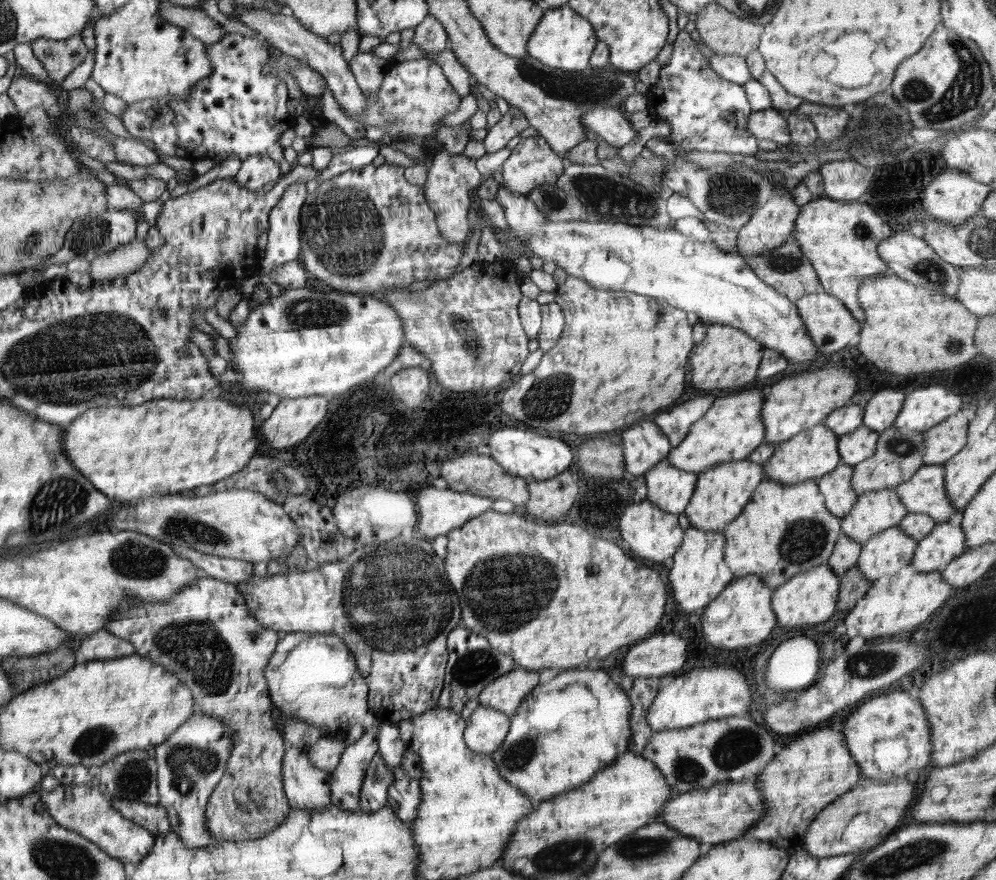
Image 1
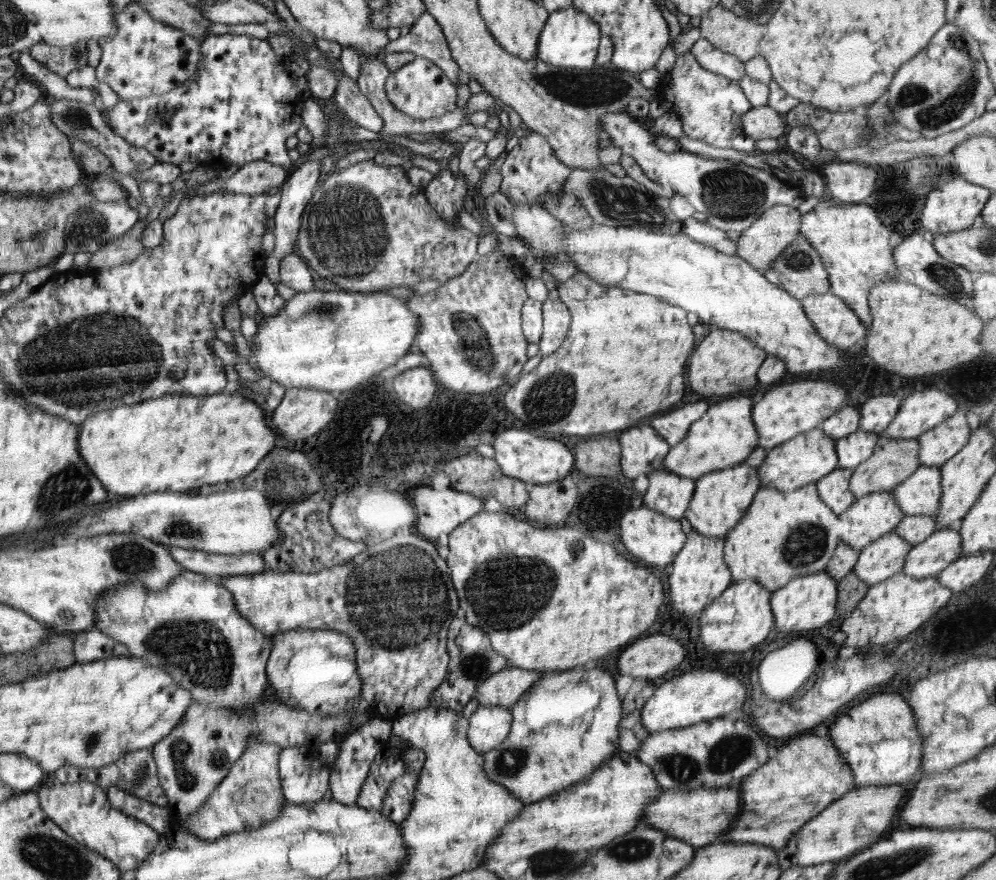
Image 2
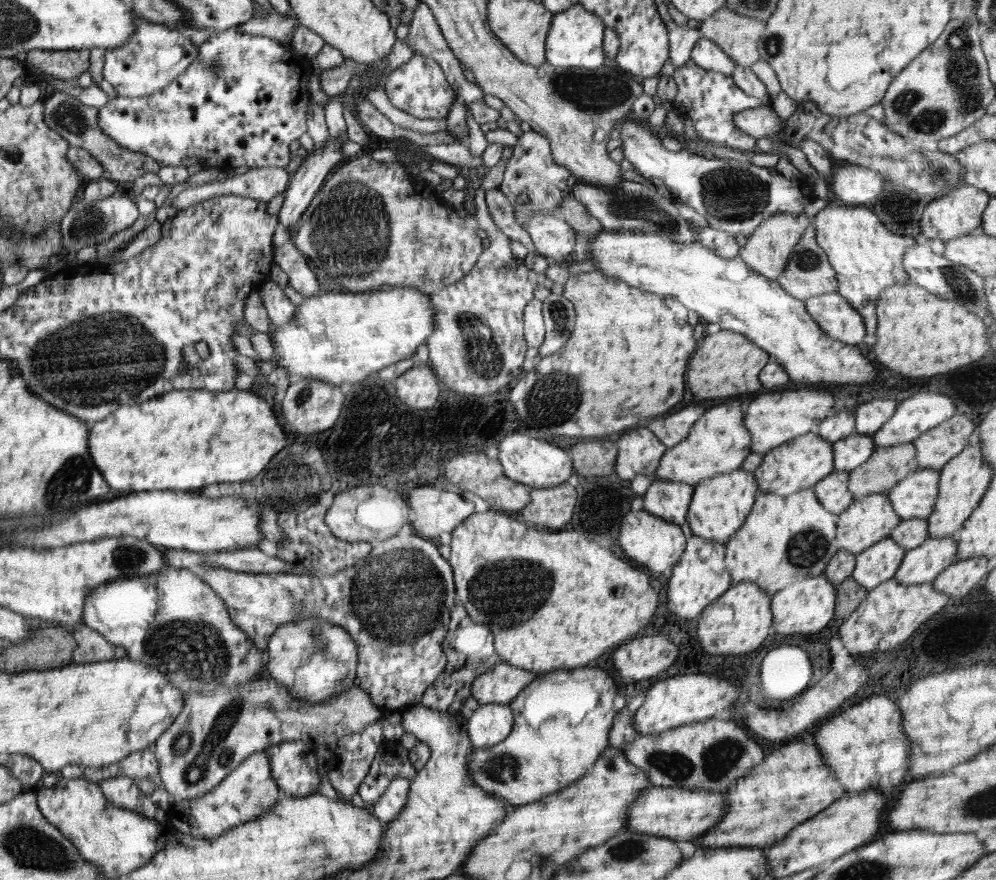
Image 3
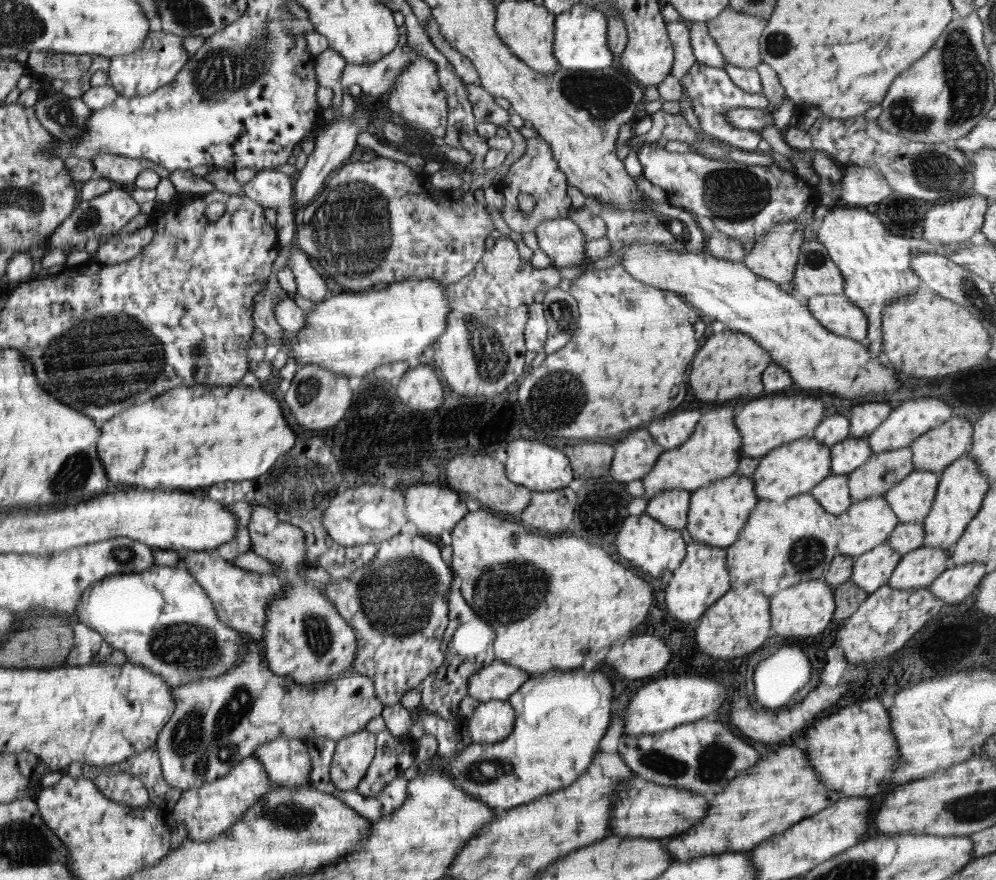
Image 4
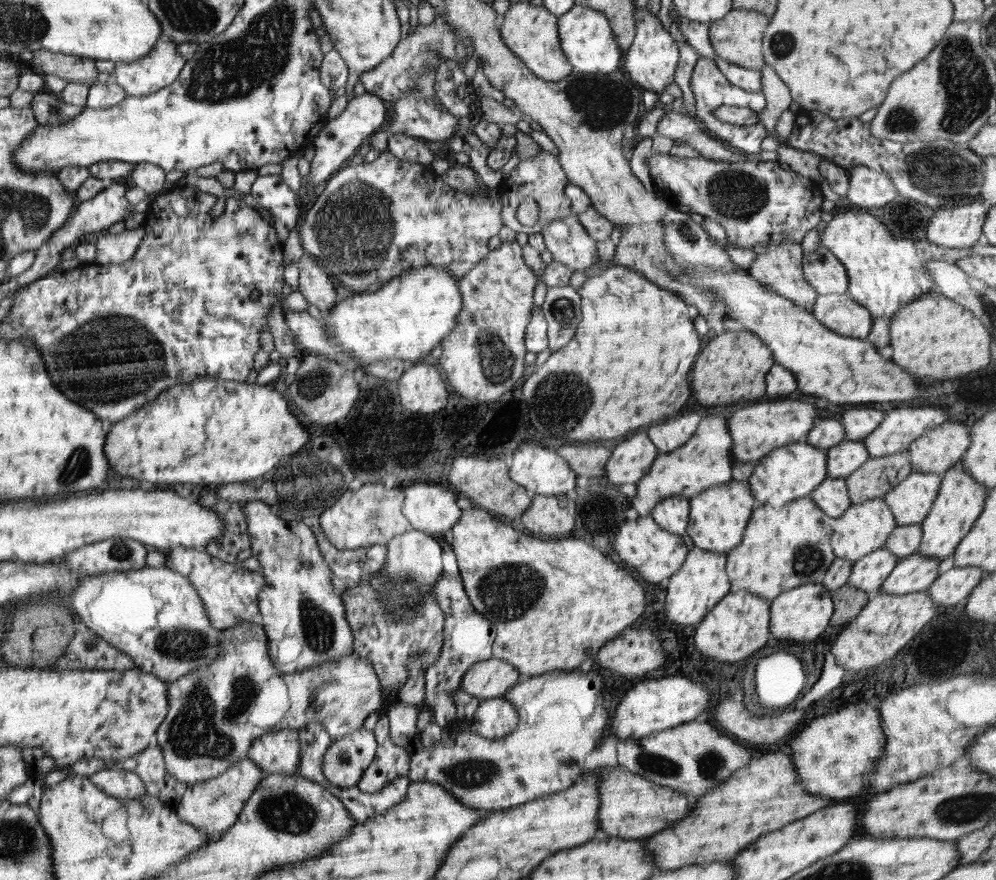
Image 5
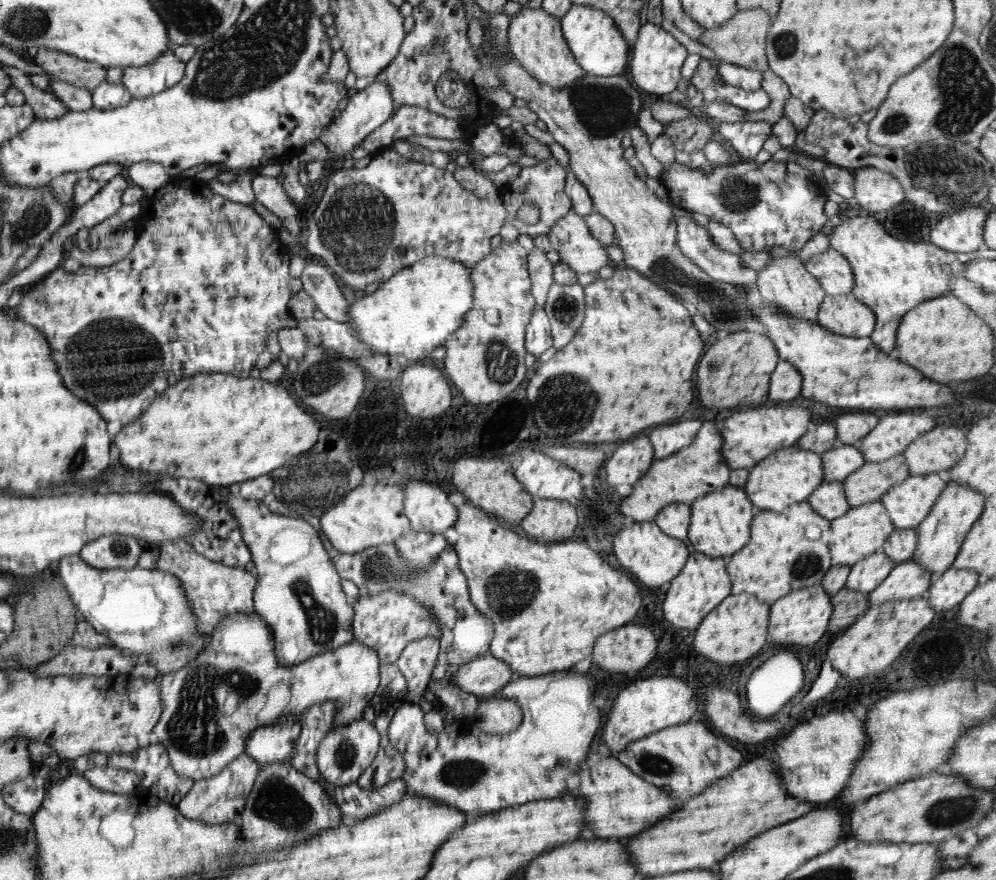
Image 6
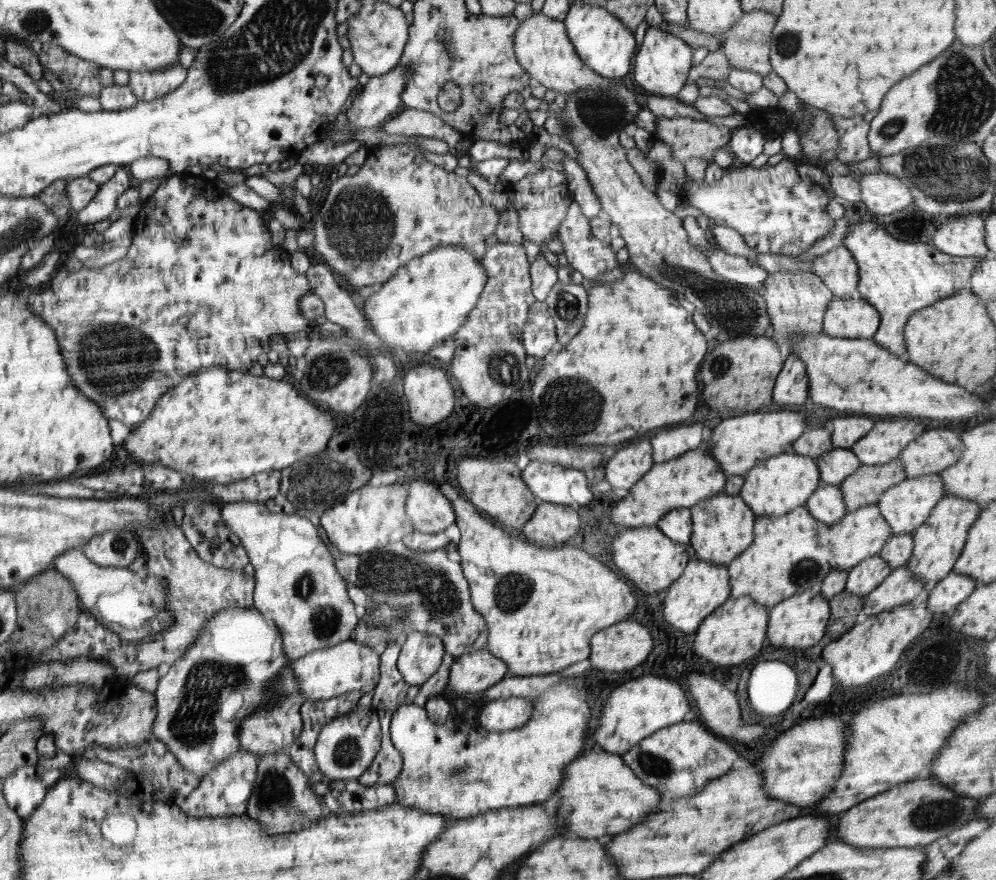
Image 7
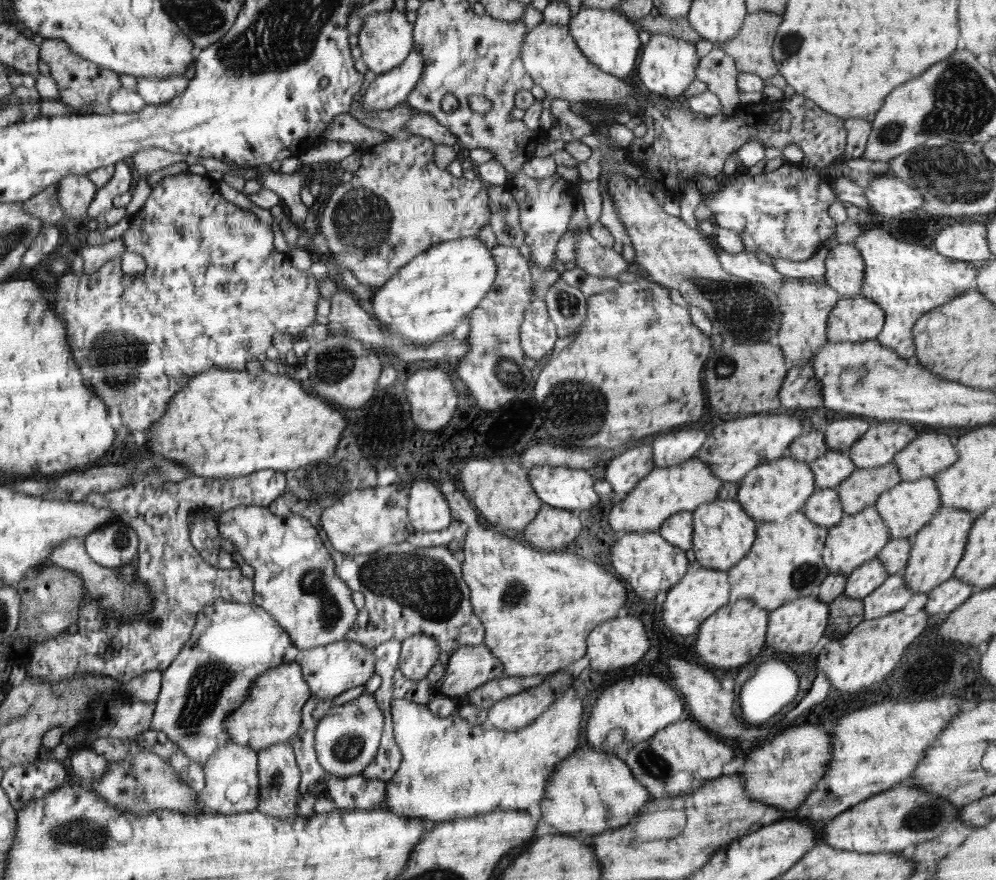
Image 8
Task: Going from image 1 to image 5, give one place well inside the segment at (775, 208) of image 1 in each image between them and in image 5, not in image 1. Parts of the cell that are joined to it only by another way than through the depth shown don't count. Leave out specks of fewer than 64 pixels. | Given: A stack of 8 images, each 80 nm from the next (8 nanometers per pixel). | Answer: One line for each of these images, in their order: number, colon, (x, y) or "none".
2: (779, 226)
3: (767, 249)
4: (774, 256)
5: (780, 268)

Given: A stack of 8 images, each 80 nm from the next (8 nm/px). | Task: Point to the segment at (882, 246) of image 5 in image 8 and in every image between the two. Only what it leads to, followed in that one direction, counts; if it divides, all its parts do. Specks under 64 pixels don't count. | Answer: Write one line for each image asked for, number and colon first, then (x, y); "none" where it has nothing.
6: (892, 275)
7: (897, 278)
8: (906, 280)

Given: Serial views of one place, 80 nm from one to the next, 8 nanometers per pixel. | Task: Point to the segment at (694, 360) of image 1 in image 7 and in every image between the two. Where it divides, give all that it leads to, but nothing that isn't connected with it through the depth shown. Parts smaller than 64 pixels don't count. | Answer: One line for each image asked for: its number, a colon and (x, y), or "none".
2: (726, 362)
3: (727, 364)
4: (737, 361)
5: (732, 367)
6: (736, 371)
7: (739, 374)

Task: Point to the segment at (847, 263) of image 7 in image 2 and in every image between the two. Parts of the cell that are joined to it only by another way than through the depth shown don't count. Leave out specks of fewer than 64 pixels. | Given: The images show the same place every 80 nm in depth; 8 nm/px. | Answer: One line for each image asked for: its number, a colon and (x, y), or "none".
2: (799, 270)
3: (807, 273)
4: (815, 274)
5: (825, 273)
6: (834, 273)

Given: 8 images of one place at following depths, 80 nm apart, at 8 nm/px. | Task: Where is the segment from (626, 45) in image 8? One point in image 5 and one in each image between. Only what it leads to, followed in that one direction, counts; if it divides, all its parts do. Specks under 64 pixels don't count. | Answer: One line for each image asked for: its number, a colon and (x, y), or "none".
5: (586, 39)
6: (594, 39)
7: (603, 42)

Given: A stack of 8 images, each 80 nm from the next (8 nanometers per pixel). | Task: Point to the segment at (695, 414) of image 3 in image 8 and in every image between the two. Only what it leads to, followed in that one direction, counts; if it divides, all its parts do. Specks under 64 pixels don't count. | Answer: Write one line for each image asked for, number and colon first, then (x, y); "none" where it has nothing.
4: (669, 433)
5: (669, 435)
6: (666, 440)
7: (669, 444)
8: (671, 449)

